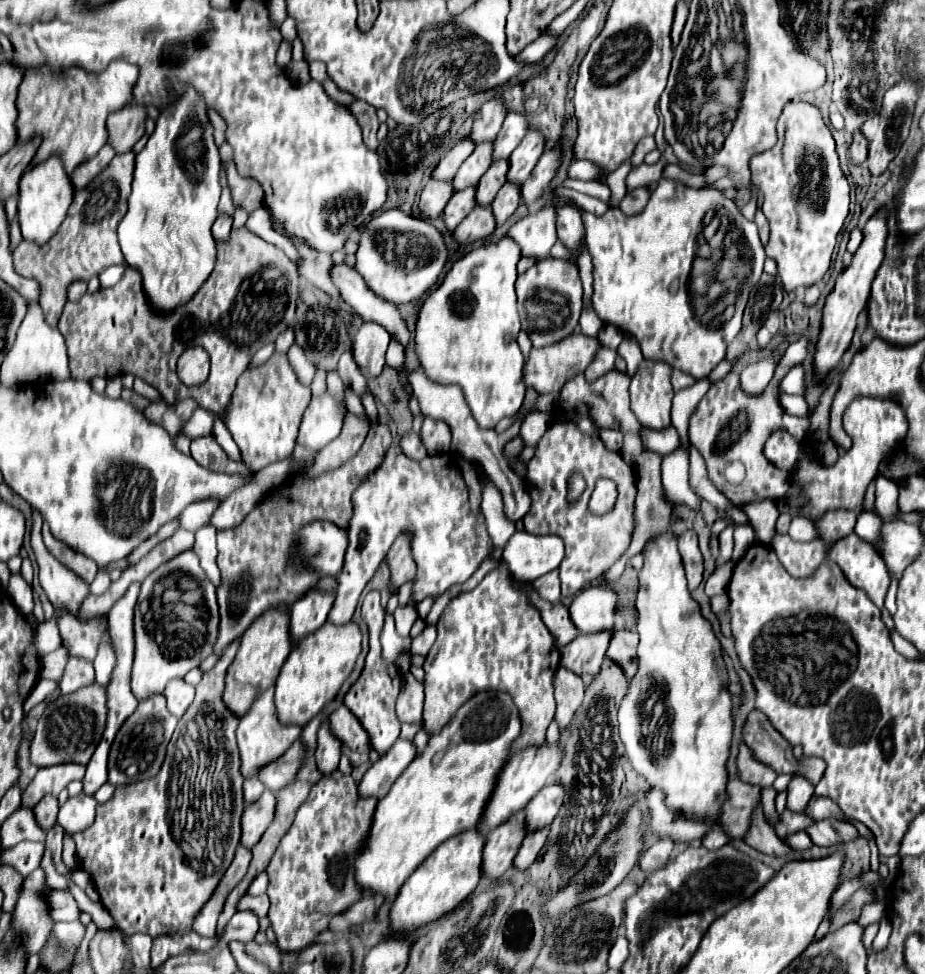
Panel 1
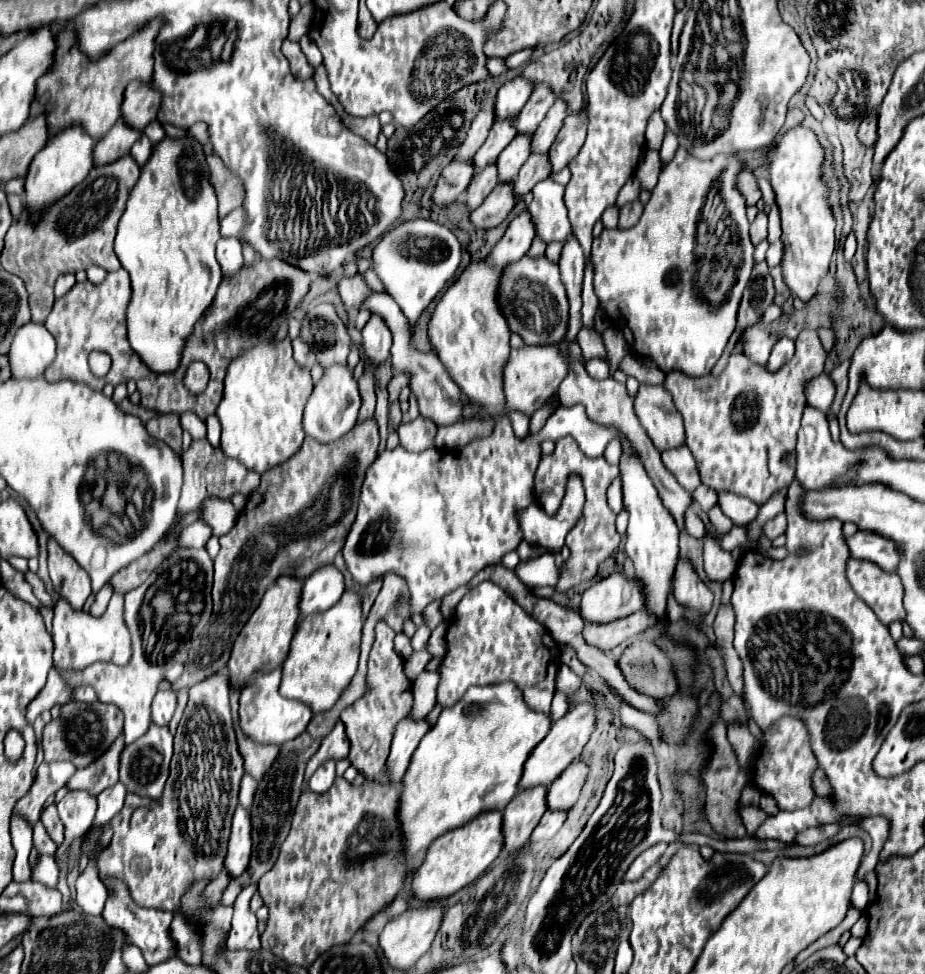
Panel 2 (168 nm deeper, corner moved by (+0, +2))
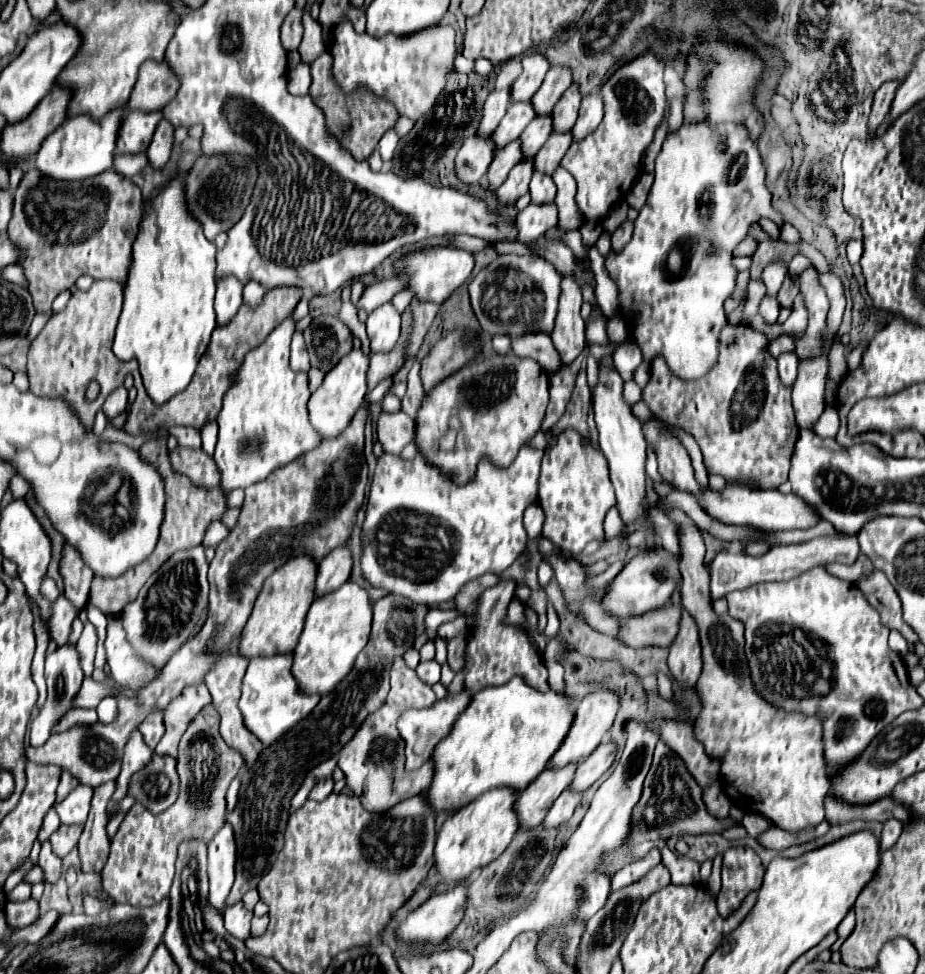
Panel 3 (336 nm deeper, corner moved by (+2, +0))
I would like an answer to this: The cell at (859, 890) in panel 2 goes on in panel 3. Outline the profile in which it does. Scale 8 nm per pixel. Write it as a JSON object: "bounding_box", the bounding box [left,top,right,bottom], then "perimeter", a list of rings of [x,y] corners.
{"bounding_box":[837,910,855,940],"perimeter":[[[851,910],[851,912],[845,916],[845,920],[837,926],[837,938],[839,938],[839,940],[845,940],[845,938],[853,932],[853,926],[855,926],[855,912]]]}

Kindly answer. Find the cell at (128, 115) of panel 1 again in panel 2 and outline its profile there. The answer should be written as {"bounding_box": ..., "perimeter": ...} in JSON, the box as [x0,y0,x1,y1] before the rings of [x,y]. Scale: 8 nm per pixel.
{"bounding_box":[121,84,159,132],"perimeter":[[[129,84],[121,104],[121,118],[131,124],[131,128],[139,128],[139,132],[157,118],[159,110],[159,92],[149,84]]]}

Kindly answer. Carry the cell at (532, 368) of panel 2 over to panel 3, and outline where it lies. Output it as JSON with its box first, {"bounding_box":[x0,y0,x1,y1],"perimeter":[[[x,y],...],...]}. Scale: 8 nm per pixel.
{"bounding_box":[415,354,549,484],"perimeter":[[[479,354],[475,360],[465,364],[461,370],[441,380],[431,392],[425,394],[421,408],[417,410],[417,436],[415,444],[431,466],[437,466],[453,482],[465,484],[473,480],[481,458],[493,460],[495,466],[509,466],[517,456],[517,450],[539,432],[549,402],[549,376],[547,372],[529,358],[517,358],[515,354]]]}

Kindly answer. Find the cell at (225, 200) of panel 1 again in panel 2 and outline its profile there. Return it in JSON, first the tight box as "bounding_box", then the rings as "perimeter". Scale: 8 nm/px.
{"bounding_box":[221,206,247,236],"perimeter":[[[243,206],[235,208],[235,212],[229,212],[229,216],[225,216],[221,220],[221,236],[239,236],[241,230],[245,228],[247,222],[247,212]]]}

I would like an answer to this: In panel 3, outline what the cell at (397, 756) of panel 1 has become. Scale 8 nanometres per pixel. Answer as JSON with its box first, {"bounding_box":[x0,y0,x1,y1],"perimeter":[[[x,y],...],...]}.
{"bounding_box":[397,690,471,770],"perimeter":[[[463,690],[459,694],[449,694],[447,698],[437,700],[429,708],[405,710],[401,714],[397,728],[399,728],[399,732],[407,744],[407,748],[405,748],[405,756],[407,756],[405,768],[407,770],[417,770],[431,758],[433,746],[437,744],[437,740],[441,740],[441,738],[445,738],[445,734],[449,734],[449,730],[453,728],[453,722],[461,716],[461,710],[465,710],[465,706],[469,706],[469,702],[471,702],[471,694],[467,690]]]}

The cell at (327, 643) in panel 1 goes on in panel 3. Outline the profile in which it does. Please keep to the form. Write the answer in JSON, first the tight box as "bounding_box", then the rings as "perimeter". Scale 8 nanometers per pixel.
{"bounding_box":[293,582,373,694],"perimeter":[[[345,582],[327,596],[319,596],[307,614],[305,630],[299,638],[293,658],[293,676],[307,694],[329,694],[349,674],[357,654],[365,648],[371,632],[373,610],[367,592],[355,584]]]}

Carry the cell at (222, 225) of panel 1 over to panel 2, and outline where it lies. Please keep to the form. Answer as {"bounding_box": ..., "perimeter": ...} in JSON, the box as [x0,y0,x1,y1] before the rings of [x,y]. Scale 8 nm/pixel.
{"bounding_box":[217,236,243,276],"perimeter":[[[235,236],[221,238],[217,242],[217,260],[221,264],[223,276],[231,276],[241,270],[243,266],[243,254],[241,254],[241,242]]]}

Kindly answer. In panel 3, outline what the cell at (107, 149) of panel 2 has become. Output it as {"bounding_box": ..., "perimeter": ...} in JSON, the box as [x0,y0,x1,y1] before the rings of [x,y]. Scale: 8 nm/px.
{"bounding_box":[115,110,163,154],"perimeter":[[[143,110],[127,112],[123,126],[121,126],[121,132],[119,132],[115,154],[145,152],[151,138],[153,138],[157,122],[161,118],[163,118],[161,112],[143,112]]]}

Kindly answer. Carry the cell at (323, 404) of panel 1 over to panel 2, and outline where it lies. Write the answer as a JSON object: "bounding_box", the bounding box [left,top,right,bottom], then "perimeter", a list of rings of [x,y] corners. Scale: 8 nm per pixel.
{"bounding_box":[303,366,361,444],"perimeter":[[[331,366],[329,370],[325,370],[323,378],[315,384],[313,394],[307,400],[303,414],[303,430],[307,436],[319,440],[321,444],[335,442],[355,426],[359,406],[361,406],[361,398],[357,384],[353,380],[353,372],[347,366]]]}

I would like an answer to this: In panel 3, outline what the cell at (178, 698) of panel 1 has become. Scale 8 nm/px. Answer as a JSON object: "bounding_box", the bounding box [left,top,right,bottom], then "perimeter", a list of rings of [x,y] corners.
{"bounding_box":[139,712,165,748],"perimeter":[[[155,712],[155,714],[149,714],[145,718],[145,722],[139,726],[143,738],[145,738],[145,744],[149,748],[155,748],[157,742],[161,740],[163,732],[165,732],[165,726],[163,726],[163,718],[161,718],[161,712]]]}

